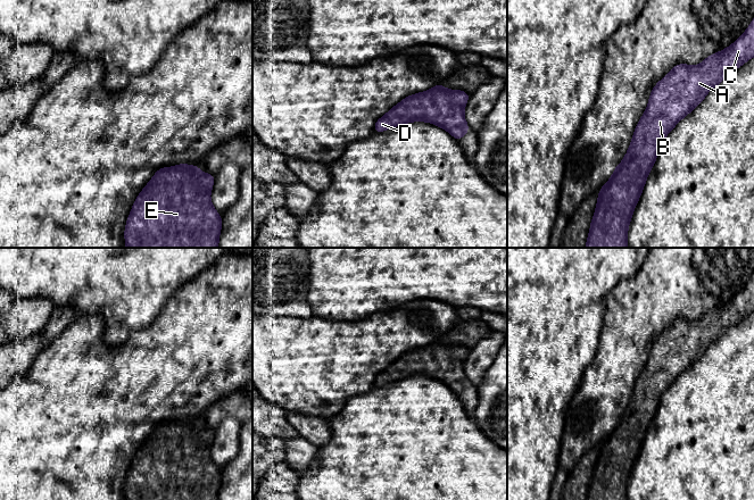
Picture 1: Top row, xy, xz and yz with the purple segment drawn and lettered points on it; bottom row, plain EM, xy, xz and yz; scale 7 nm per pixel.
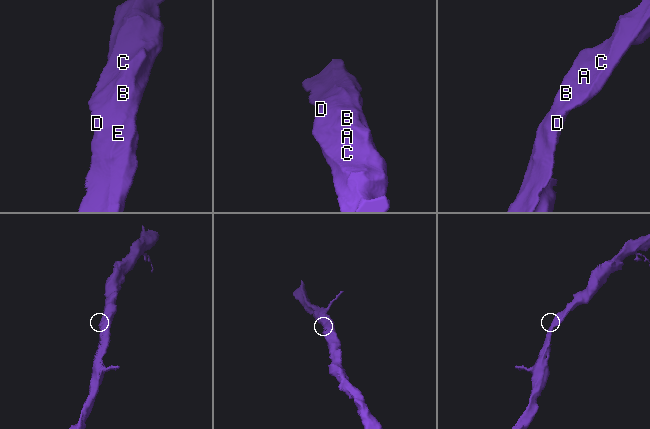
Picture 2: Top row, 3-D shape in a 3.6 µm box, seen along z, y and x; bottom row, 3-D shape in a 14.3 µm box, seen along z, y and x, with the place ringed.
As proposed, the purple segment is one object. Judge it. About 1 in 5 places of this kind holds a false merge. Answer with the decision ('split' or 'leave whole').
leave whole

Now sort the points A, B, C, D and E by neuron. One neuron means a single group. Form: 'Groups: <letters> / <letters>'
Groups: A B C D E

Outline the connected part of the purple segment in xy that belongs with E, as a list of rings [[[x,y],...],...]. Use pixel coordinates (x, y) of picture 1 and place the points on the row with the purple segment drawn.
[[[179,164],[159,168],[135,198],[124,231],[126,248],[217,248],[222,216],[210,201],[215,176],[202,173],[198,166]]]

